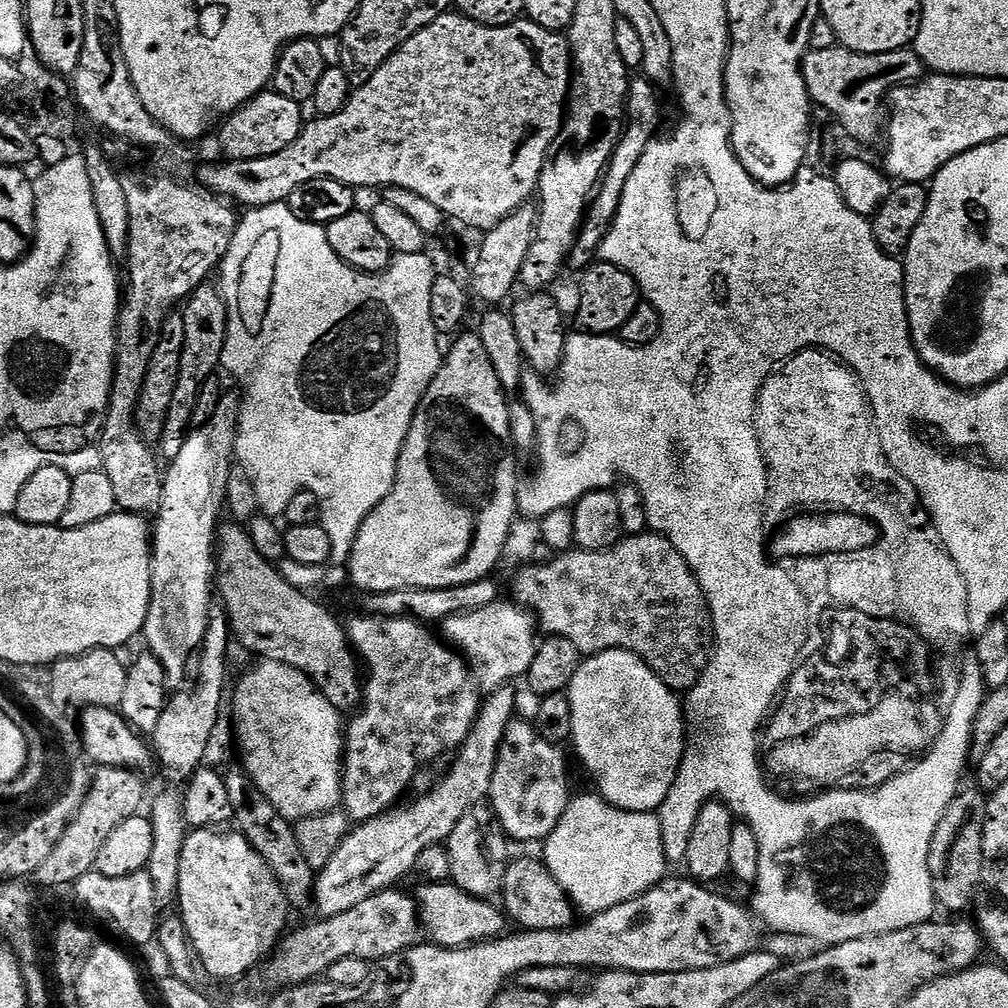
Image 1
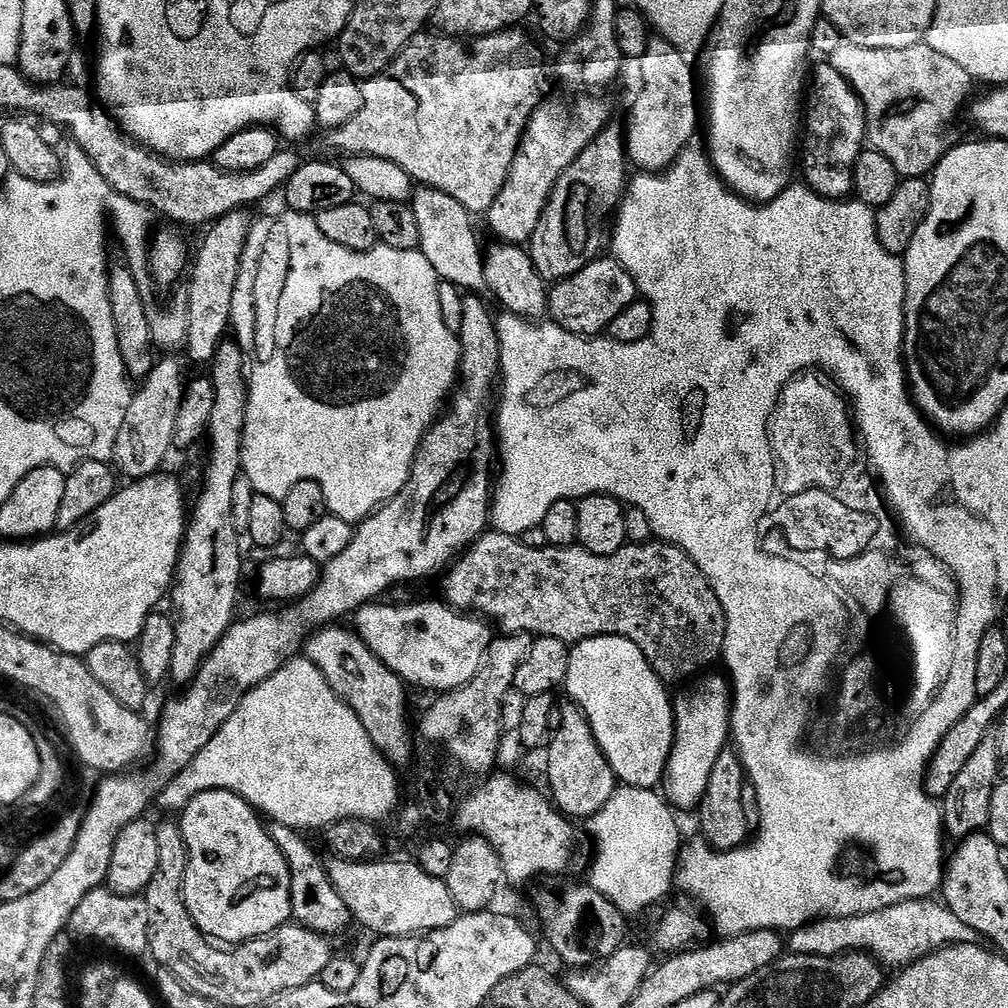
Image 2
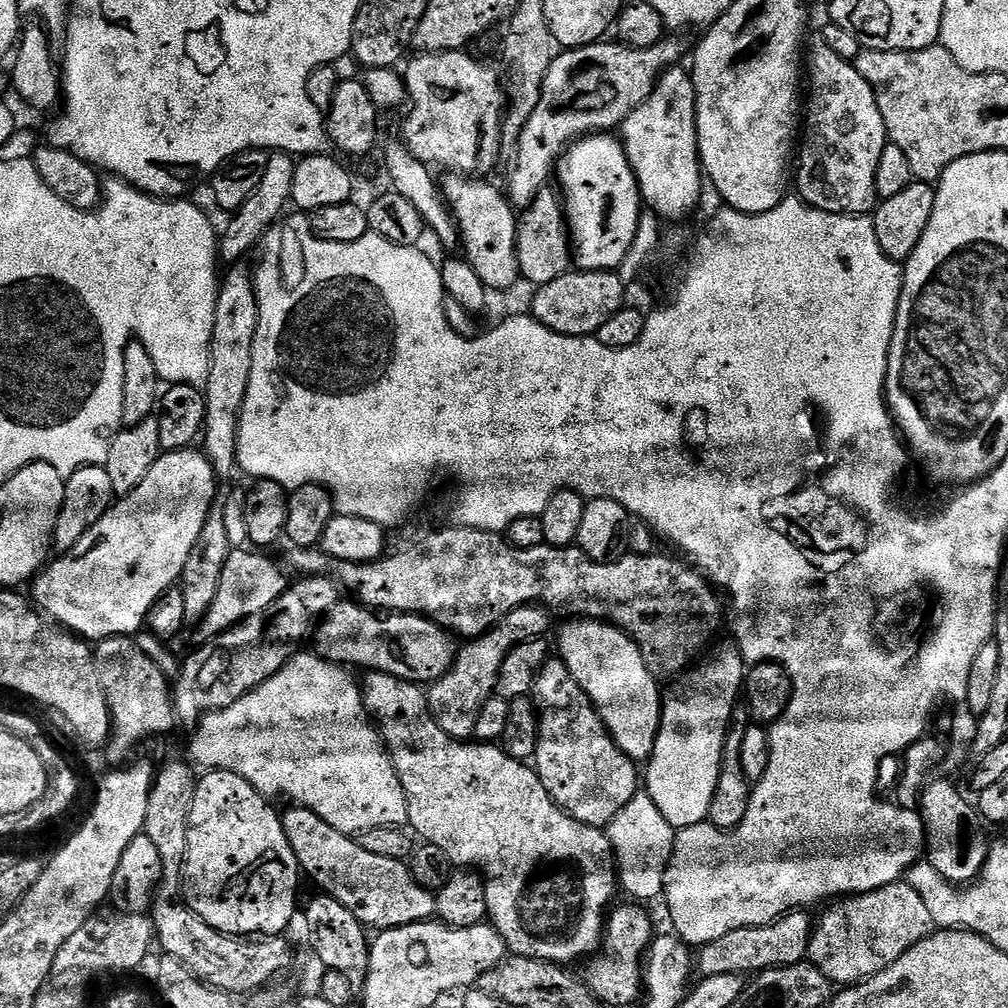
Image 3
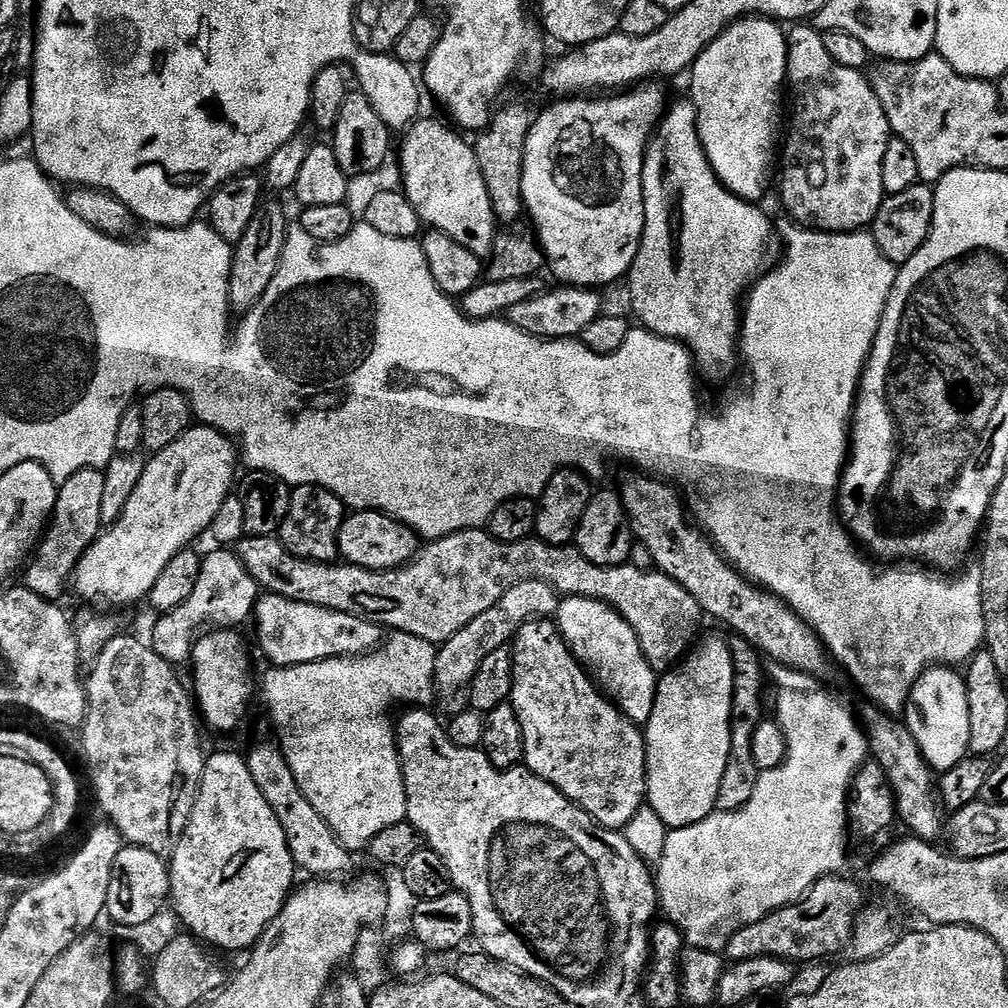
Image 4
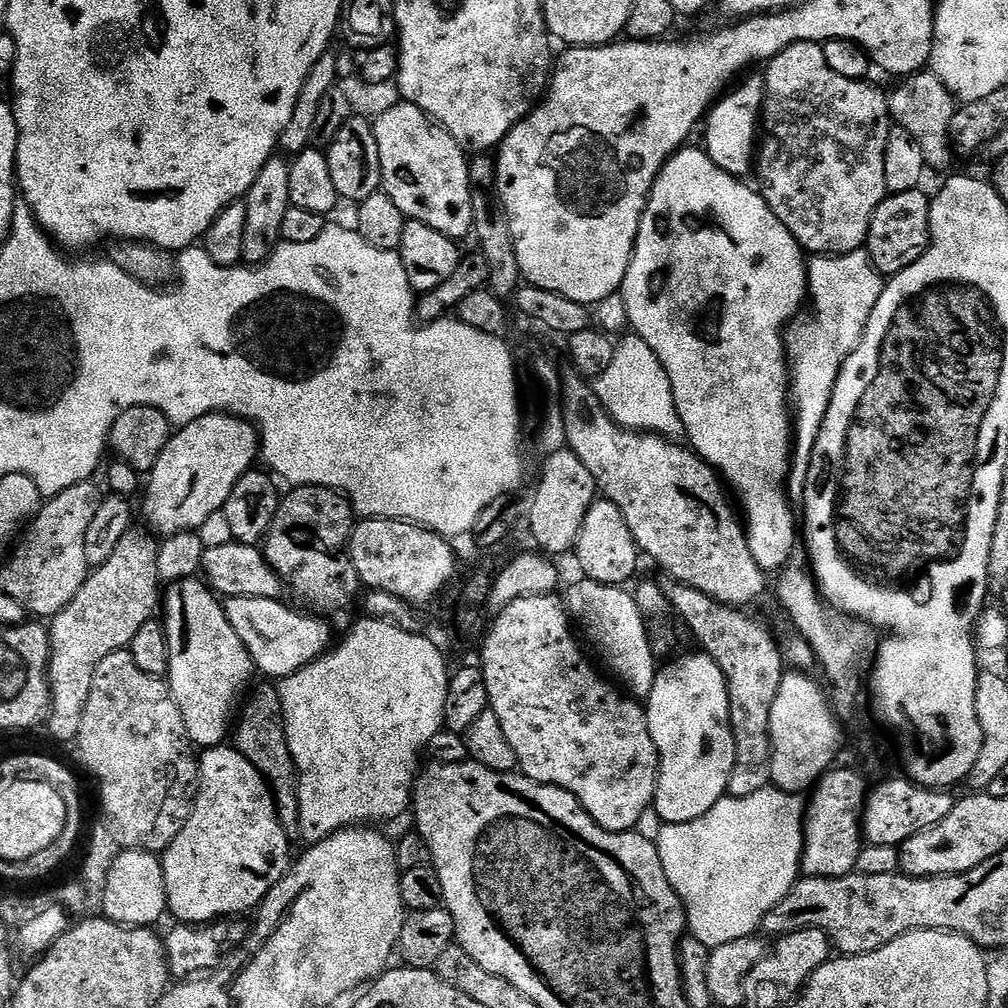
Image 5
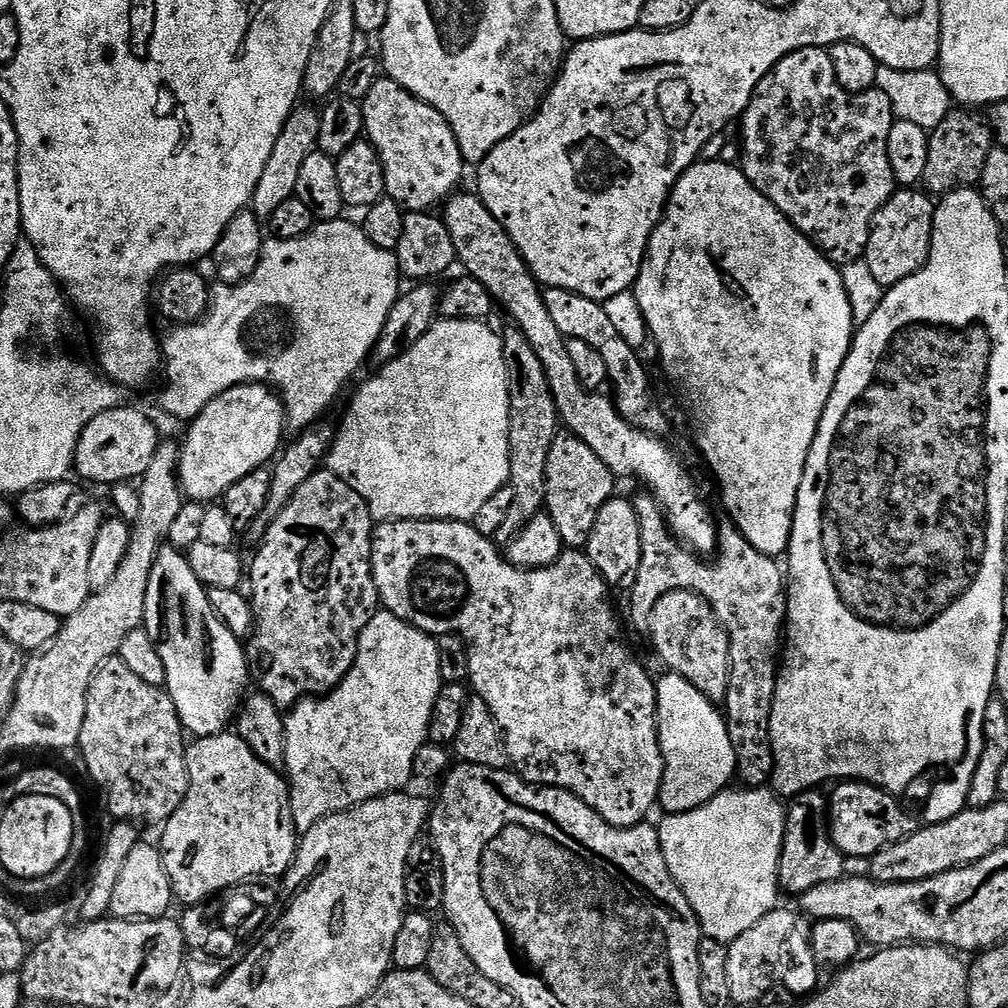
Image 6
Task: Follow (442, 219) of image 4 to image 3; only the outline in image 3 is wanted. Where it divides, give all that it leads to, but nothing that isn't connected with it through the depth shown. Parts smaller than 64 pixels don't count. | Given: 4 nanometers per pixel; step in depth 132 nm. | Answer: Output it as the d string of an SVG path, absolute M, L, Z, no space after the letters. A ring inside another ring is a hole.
M448 174L443 178L443 198L456 222L459 243L468 263L474 266L478 278L482 278L488 289L514 287L516 280L521 279L520 263L516 257L518 216L508 203L507 195L487 184L484 178L469 178L464 174Z

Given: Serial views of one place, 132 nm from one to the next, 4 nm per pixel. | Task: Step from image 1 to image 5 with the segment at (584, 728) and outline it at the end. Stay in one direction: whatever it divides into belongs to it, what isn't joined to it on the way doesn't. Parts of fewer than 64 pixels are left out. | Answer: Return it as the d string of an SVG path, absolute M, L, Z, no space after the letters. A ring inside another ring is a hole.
M580 578L569 590L568 596L566 595L566 607L571 619L575 623L577 620L584 627L589 642L600 651L600 656L608 663L609 670L617 676L615 679L633 697L647 698L656 681L658 657L650 636L648 640L648 628L644 625L646 617L640 612L633 593L624 586L599 584Z

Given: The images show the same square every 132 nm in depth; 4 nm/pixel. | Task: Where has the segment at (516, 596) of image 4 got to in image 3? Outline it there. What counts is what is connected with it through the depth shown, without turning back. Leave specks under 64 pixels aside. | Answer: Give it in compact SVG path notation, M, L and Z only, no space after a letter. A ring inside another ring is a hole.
M523 604L520 608L510 610L506 618L499 620L489 632L481 636L471 637L459 645L456 659L442 678L433 680L427 685L428 713L450 734L450 738L471 741L474 737L474 722L478 722L478 710L486 706L486 702L496 691L498 670L506 660L506 654L514 650L514 646L522 646L522 642L530 642L547 637L548 627L552 620L549 609L539 604Z

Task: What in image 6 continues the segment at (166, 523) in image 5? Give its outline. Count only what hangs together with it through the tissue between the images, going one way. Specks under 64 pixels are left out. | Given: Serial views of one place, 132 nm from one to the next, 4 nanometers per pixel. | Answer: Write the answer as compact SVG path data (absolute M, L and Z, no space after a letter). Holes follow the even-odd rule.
M236 384L213 398L189 428L180 450L183 495L192 502L216 502L238 478L265 467L281 451L286 433L284 402L267 384Z

